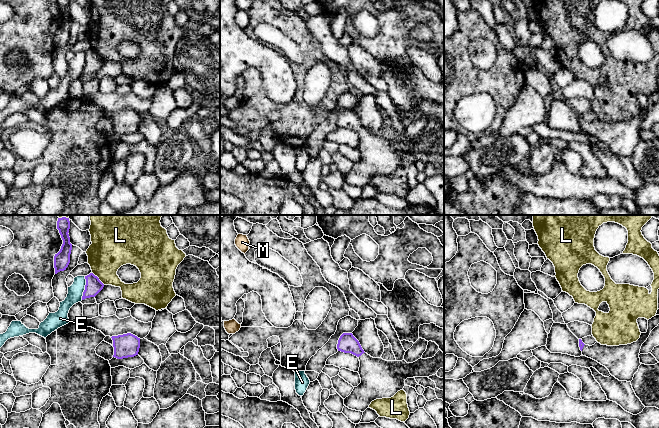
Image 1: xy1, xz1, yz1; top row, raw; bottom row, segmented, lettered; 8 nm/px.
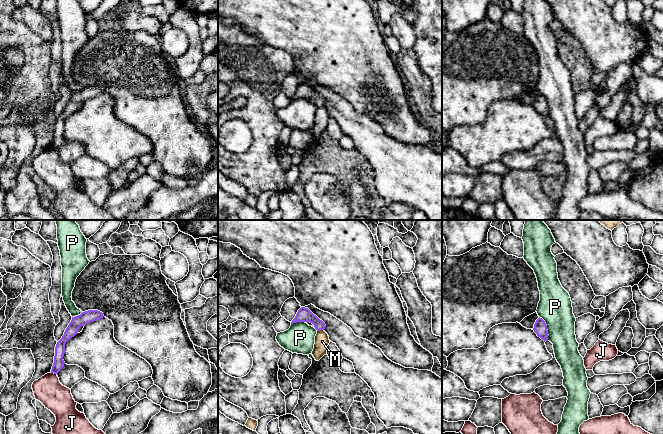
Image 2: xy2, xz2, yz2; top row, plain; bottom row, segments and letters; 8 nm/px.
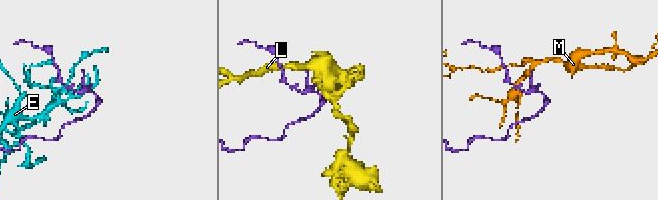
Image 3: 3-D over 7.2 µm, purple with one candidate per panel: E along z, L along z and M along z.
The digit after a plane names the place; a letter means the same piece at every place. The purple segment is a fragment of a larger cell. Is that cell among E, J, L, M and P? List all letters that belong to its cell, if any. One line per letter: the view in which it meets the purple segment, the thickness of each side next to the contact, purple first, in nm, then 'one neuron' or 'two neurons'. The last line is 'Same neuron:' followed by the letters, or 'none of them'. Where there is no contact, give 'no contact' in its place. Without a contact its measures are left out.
E: xy1 | 130/130 nm | two neurons
J: xy2 | 90/220 nm | two neurons
L: xy1 | 130/320 nm | two neurons
M: xz2 | 110/120 nm | two neurons
P: yz2 | 110/280 nm | two neurons
Same neuron: none of them

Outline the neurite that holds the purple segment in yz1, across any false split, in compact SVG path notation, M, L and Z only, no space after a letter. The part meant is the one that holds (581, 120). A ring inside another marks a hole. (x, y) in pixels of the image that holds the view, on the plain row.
M659 91L649 95L647 108L641 109L640 114L631 120L607 122L596 118L594 121L589 122L579 115L579 123L583 132L591 134L605 142L616 155L631 158L641 141L639 134L641 122L658 100Z

